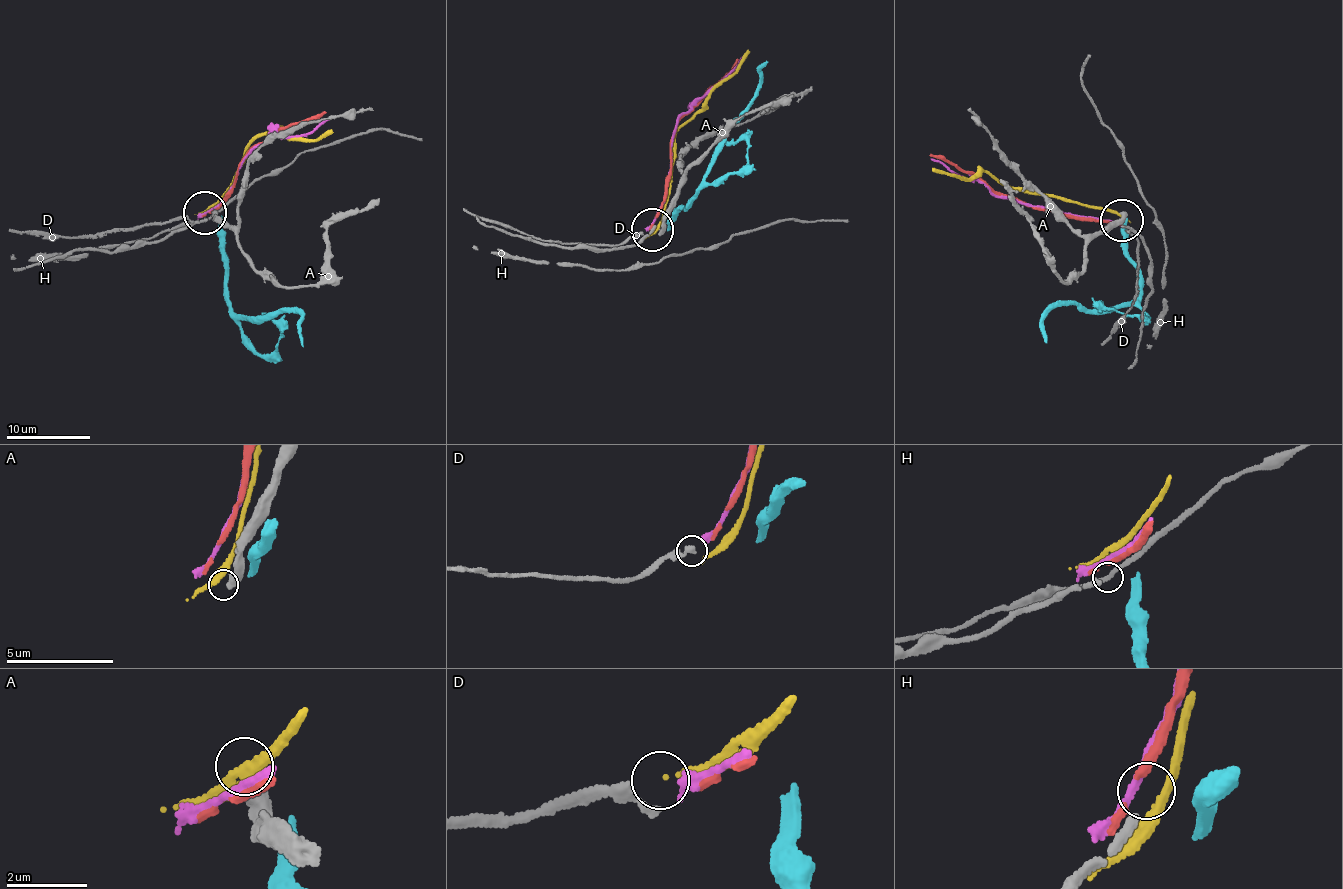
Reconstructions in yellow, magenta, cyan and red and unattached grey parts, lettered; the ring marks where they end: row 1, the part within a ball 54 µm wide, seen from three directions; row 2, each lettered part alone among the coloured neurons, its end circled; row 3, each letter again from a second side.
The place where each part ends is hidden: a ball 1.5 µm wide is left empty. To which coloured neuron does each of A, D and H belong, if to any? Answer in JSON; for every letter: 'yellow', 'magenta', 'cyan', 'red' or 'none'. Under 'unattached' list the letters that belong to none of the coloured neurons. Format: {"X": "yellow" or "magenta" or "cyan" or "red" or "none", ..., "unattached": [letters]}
{"A": "none", "D": "magenta", "H": "none", "unattached": ["A", "H"]}

